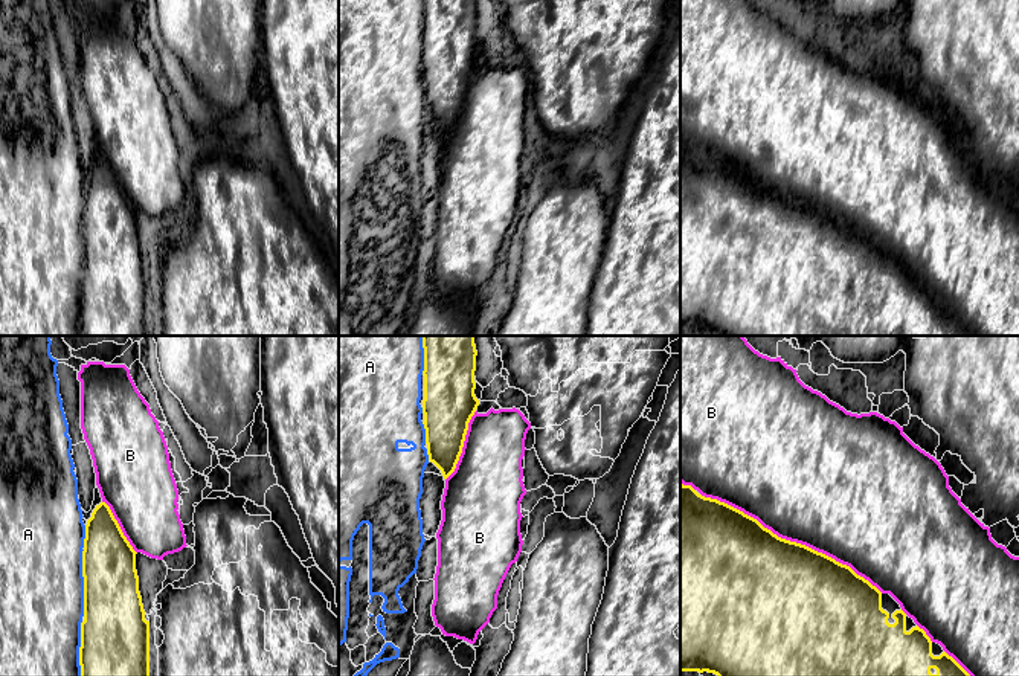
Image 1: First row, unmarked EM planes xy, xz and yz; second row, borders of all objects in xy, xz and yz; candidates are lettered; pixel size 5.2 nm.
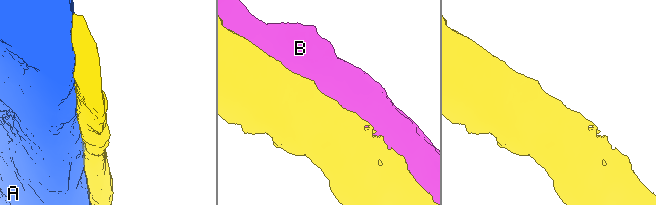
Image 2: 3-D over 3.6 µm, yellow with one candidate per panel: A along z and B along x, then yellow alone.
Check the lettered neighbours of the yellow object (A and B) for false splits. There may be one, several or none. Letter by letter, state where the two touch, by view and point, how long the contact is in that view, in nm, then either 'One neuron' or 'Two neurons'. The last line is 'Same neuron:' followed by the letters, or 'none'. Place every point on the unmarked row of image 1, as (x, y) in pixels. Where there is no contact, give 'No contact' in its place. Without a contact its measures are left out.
A: Touches yellow at xy (84, 241). Shared border 360 nm. Two neurons
B: Touches yellow at yz (792, 200). Shared border 1100 nm. Two neurons
Same neuron: none

